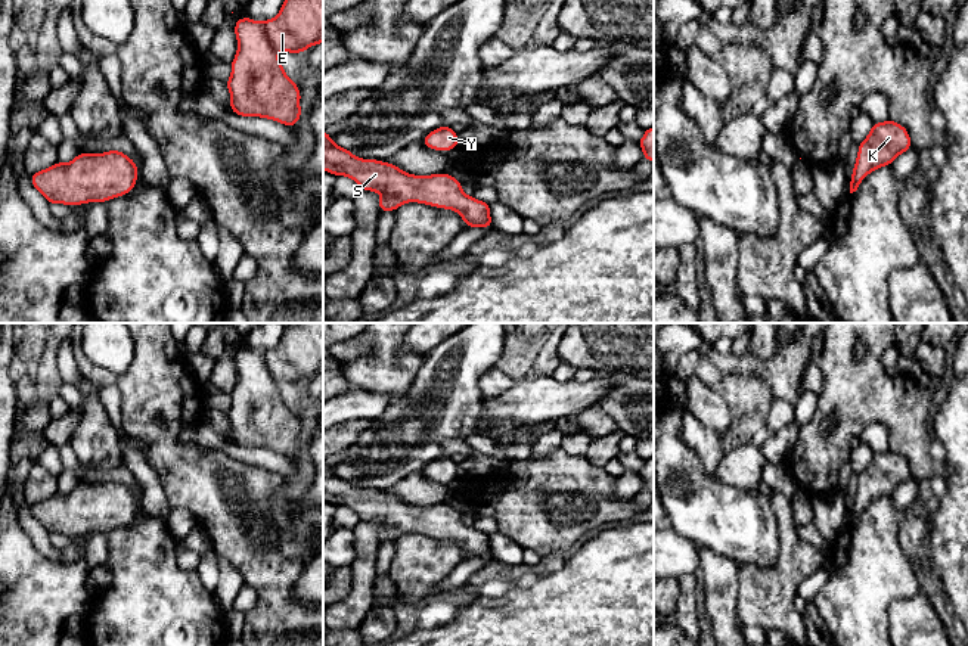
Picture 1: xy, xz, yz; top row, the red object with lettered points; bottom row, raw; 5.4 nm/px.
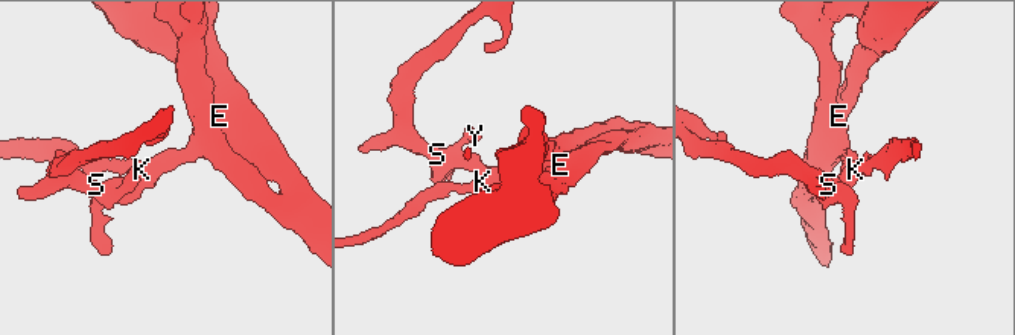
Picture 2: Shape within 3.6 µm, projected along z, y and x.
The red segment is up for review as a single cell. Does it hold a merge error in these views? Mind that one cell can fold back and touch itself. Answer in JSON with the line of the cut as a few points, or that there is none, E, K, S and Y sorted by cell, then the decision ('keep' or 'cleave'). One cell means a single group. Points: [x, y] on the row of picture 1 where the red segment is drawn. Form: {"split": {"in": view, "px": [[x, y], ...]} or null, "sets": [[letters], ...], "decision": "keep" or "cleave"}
{"split": null, "sets": [["E", "K", "S", "Y"]], "decision": "keep"}

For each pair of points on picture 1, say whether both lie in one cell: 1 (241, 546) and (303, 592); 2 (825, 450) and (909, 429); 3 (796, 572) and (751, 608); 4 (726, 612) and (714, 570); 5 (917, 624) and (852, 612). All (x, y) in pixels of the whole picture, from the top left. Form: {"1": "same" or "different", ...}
{"1": "different", "2": "same", "3": "same", "4": "same", "5": "different"}

